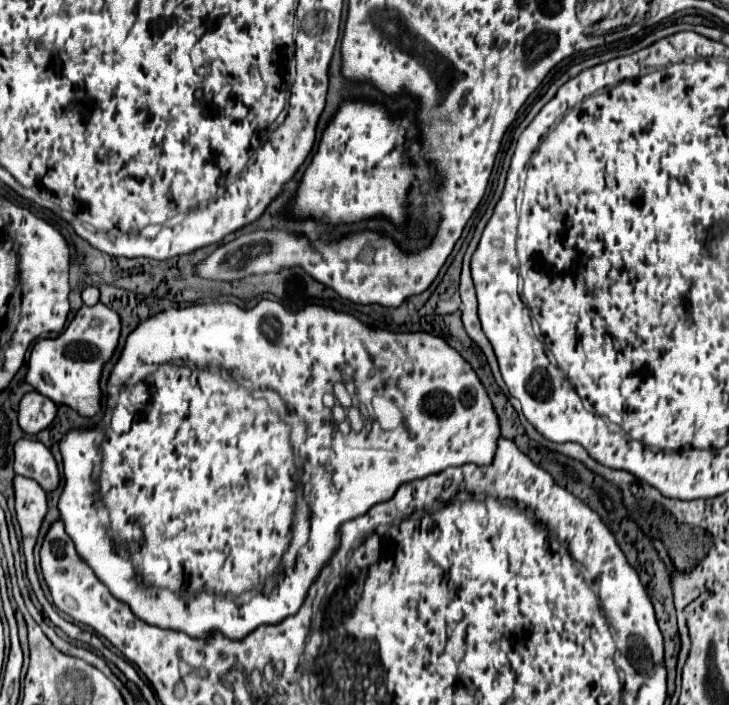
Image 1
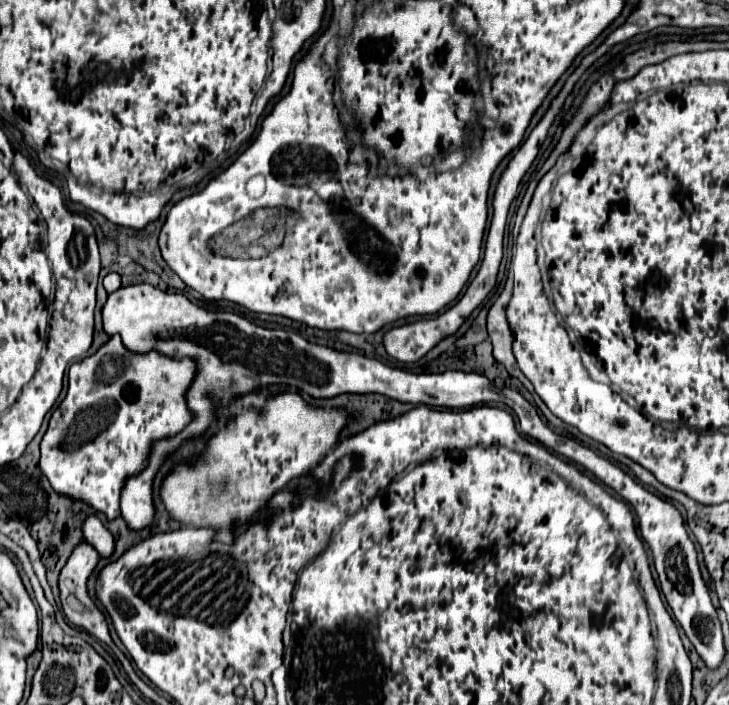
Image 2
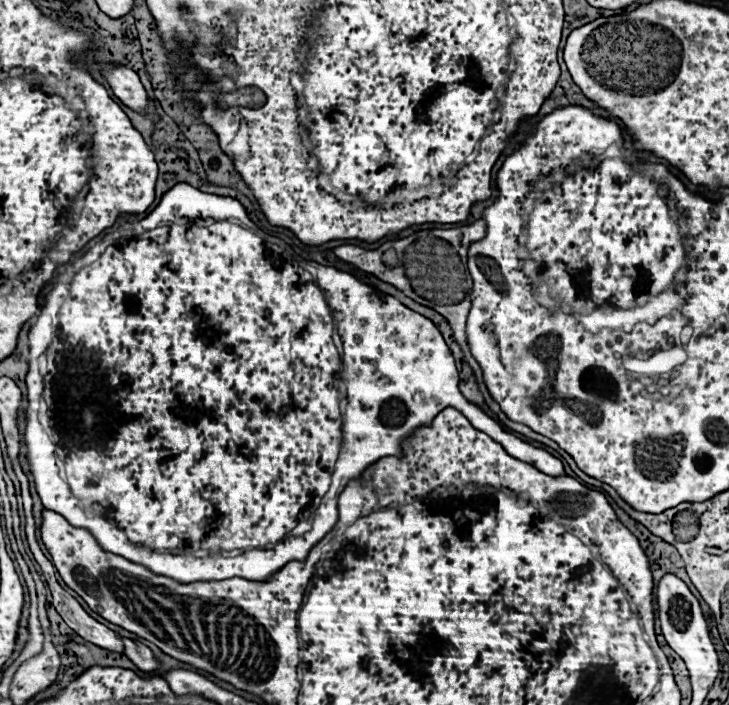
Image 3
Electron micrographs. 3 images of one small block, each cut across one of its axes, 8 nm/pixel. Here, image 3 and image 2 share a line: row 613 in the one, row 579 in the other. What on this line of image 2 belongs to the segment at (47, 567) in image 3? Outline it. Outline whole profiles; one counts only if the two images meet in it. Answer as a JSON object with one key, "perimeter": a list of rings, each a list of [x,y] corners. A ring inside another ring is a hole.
{"perimeter":[[[82,540],[82,544],[78,544],[74,548],[74,552],[70,554],[70,560],[64,564],[64,568],[60,570],[60,576],[58,576],[58,588],[60,588],[60,602],[62,602],[62,610],[66,614],[66,618],[70,620],[72,626],[78,626],[82,630],[86,630],[88,634],[96,636],[98,640],[102,640],[104,644],[108,644],[112,650],[118,650],[110,638],[110,632],[108,632],[108,622],[104,618],[104,614],[96,608],[94,600],[88,596],[86,592],[86,580],[88,576],[92,574],[94,566],[98,562],[98,552],[86,542]]]}

